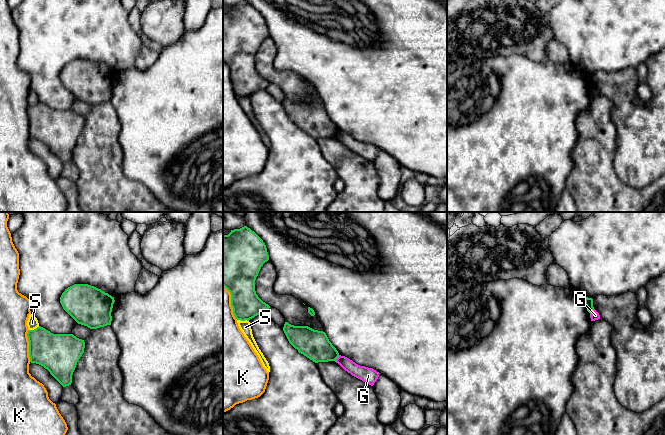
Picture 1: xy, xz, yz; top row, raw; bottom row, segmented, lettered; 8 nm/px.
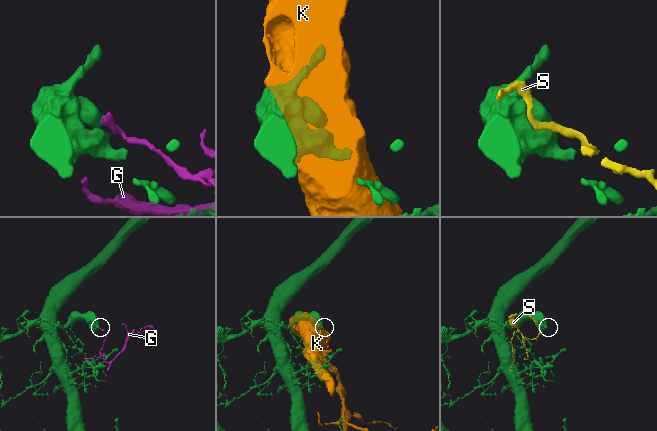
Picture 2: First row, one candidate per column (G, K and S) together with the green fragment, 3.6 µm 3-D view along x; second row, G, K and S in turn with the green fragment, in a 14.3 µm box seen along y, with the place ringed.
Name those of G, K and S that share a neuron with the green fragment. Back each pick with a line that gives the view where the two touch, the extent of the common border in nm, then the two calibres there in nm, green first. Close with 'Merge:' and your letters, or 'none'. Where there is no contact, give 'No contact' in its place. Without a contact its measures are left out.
Merge: none

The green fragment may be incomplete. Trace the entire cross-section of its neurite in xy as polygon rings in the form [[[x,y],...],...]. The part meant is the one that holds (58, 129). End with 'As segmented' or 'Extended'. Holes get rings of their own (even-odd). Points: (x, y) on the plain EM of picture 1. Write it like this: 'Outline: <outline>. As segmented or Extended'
Outline: [[[39,102],[27,109],[29,133],[47,145],[63,162],[72,159],[77,138],[84,129],[85,118],[73,110],[53,110]]]. As segmented

